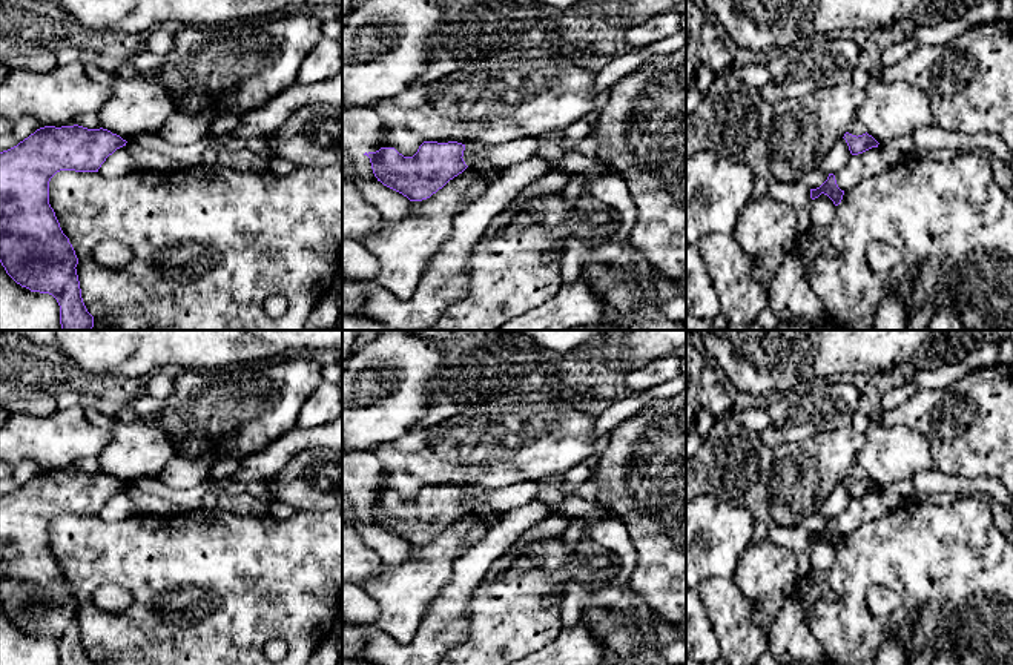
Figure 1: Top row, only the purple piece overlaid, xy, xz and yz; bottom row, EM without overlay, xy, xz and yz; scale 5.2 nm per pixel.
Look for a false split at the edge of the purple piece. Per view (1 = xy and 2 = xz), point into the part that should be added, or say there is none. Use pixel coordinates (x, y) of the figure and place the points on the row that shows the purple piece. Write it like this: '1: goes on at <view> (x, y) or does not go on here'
1: does not go on here
2: does not go on here

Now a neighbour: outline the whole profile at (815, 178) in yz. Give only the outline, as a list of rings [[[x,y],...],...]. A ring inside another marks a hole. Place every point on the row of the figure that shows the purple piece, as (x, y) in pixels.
[[[813,169],[812,172],[800,175],[794,183],[804,184],[809,189],[817,189],[827,180],[827,177],[829,174]]]

